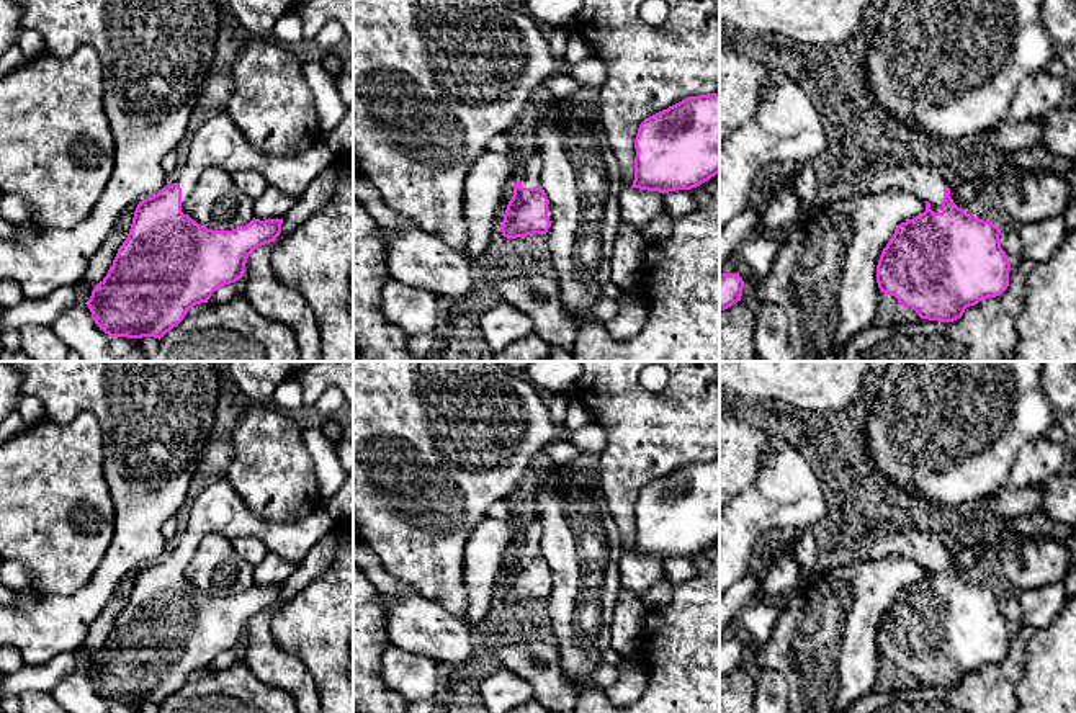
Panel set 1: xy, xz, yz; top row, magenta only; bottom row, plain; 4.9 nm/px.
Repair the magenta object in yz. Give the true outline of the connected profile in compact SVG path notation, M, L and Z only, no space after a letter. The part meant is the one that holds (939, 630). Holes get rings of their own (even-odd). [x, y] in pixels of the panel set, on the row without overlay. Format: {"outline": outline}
{"outline": "M908 518L860 546L860 554L868 559L901 554L926 569L924 579L896 594L880 621L876 649L881 659L894 662L899 672L914 675L921 685L953 688L966 674L1007 656L1011 630L999 608L1001 595L953 569L942 535Z"}

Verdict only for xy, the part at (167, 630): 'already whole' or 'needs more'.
needs more

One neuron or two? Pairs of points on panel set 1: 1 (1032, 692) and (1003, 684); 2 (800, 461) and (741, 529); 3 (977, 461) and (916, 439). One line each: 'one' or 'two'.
1: two
2: one
3: one

